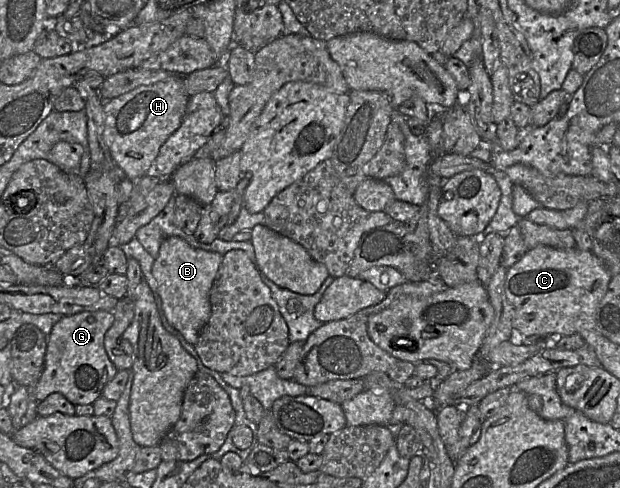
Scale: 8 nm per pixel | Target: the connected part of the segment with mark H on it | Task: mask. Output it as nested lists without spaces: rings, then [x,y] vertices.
[[[172,75],[164,81],[137,87],[126,94],[104,102],[104,143],[114,162],[132,182],[138,181],[148,174],[160,148],[181,125],[190,98],[184,88],[185,77]]]

